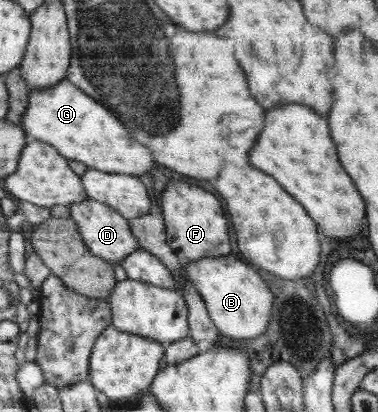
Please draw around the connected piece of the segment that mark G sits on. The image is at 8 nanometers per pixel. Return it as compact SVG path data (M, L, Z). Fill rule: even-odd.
M66 79L51 88L30 91L20 127L28 139L53 144L67 159L78 160L99 171L141 177L153 168L151 152L131 138L115 114Z

